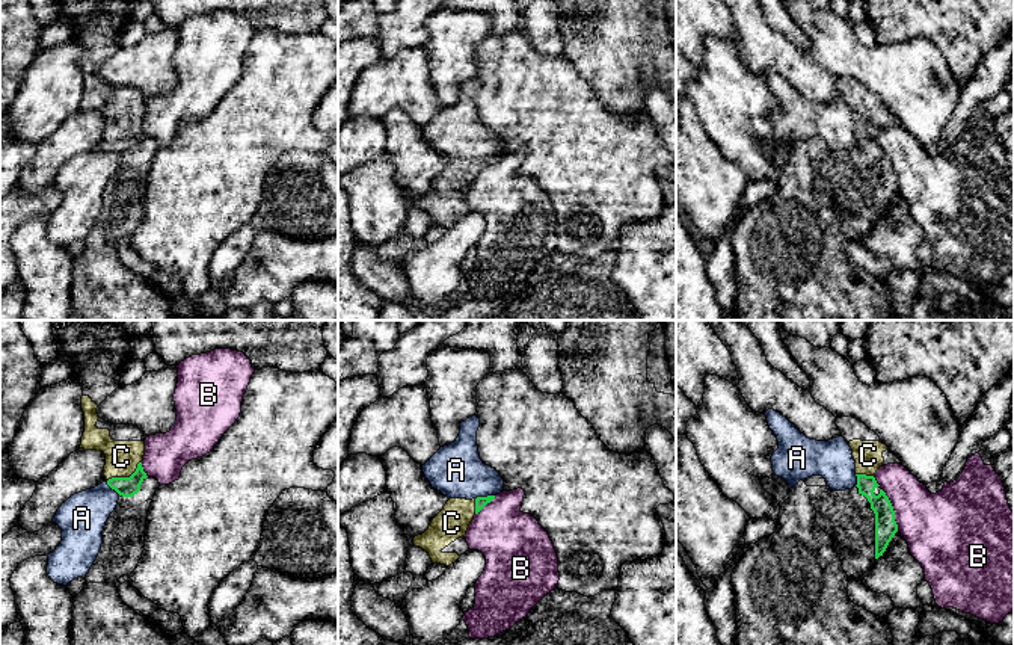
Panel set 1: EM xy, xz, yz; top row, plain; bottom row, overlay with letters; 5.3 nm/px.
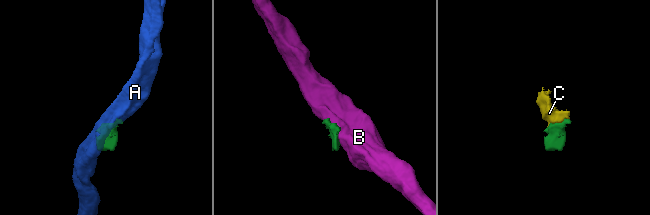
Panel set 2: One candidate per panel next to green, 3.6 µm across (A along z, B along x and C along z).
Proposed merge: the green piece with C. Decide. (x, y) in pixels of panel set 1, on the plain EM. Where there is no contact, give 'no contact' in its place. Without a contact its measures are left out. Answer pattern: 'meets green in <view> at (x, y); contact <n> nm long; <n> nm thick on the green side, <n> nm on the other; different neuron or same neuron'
meets green in xy at (125, 139); contact 220 nm long; 110 nm thick on the green side, 180 nm on the other; same neuron

